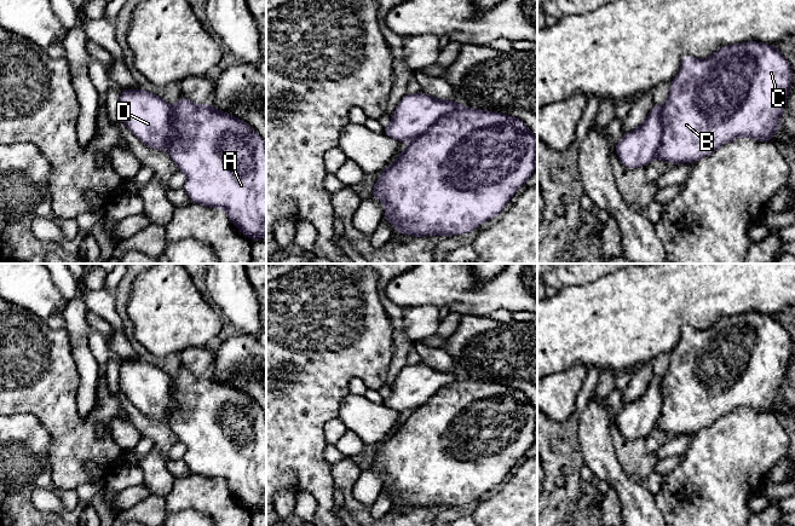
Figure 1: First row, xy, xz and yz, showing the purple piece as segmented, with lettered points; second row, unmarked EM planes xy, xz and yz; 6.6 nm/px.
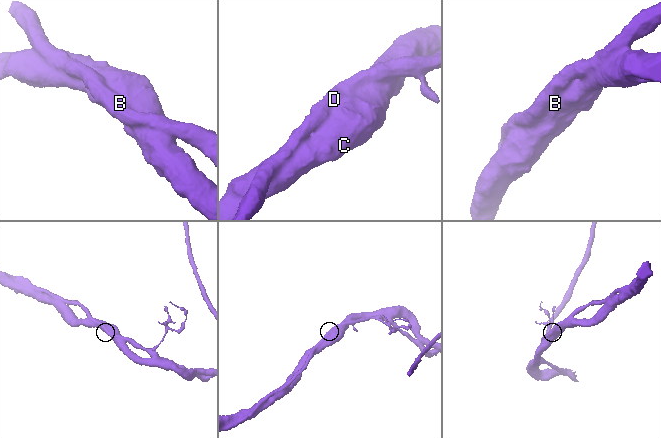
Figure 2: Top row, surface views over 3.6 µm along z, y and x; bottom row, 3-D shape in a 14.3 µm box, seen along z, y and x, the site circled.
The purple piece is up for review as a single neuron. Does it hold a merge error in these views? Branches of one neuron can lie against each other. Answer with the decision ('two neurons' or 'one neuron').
one neuron

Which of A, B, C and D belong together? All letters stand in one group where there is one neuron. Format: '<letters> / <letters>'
A B C D

